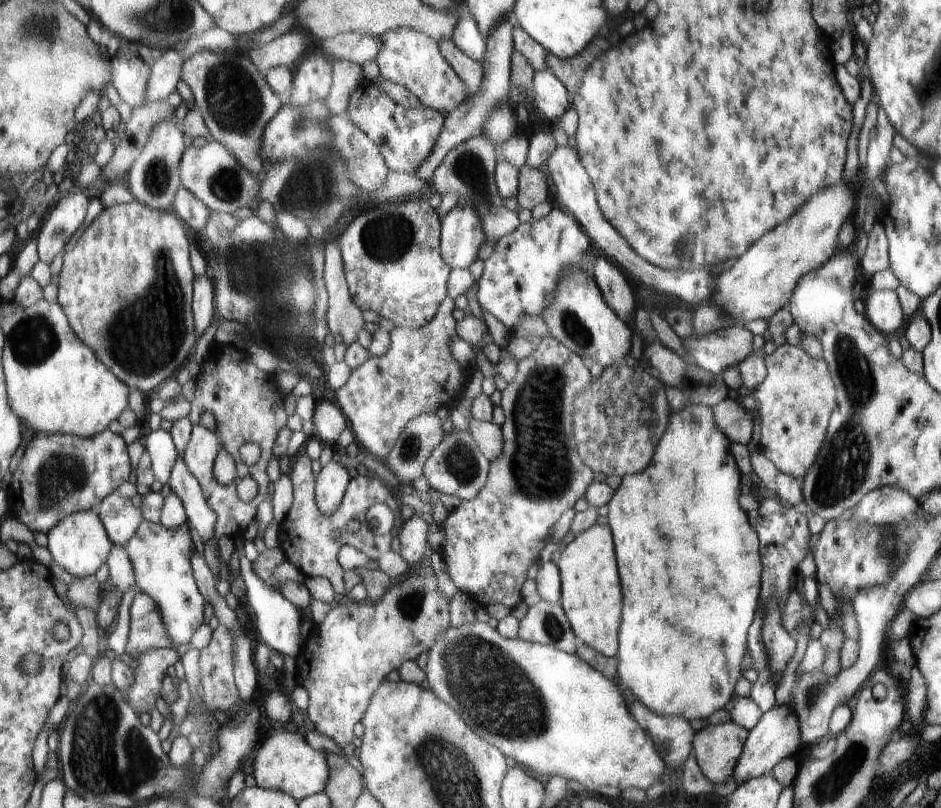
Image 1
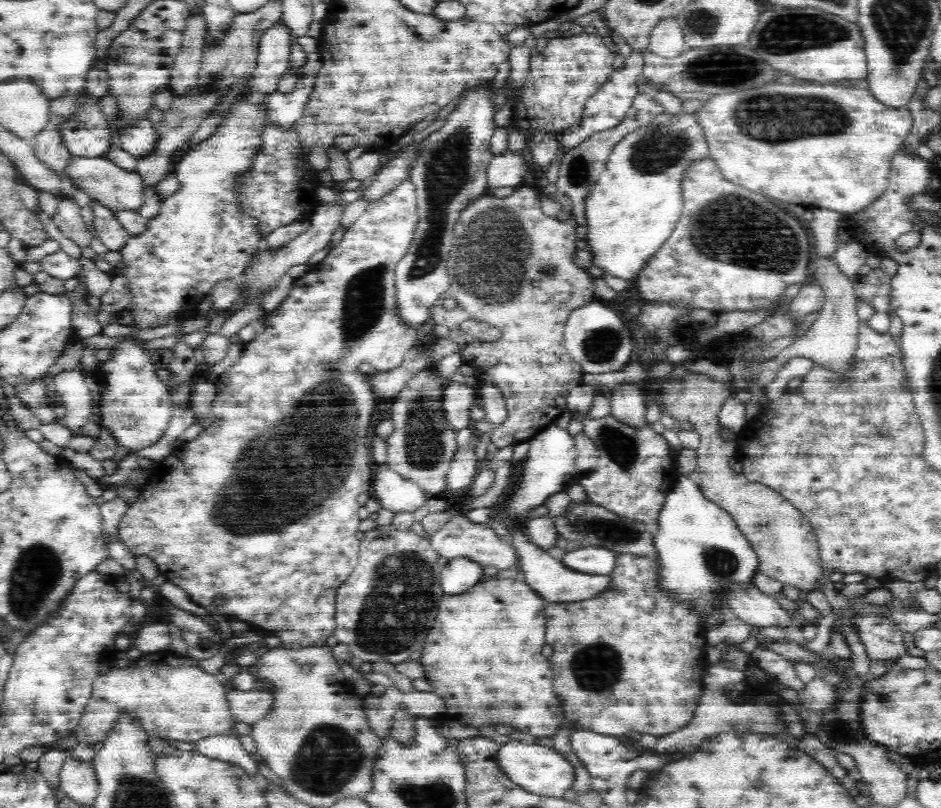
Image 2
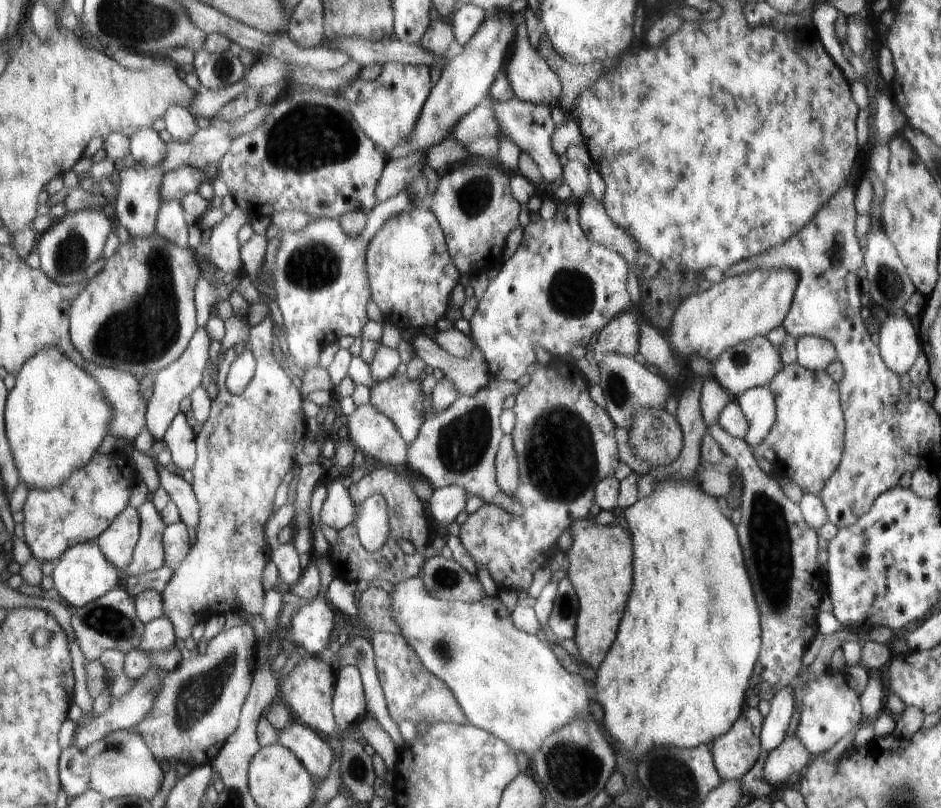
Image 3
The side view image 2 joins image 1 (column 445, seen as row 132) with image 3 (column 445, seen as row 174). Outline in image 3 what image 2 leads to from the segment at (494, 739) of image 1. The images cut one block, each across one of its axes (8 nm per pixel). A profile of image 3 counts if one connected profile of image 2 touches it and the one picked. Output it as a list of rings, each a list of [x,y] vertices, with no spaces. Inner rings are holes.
[[[411,576],[396,583],[389,597],[389,609],[400,634],[417,653],[421,663],[449,686],[469,723],[497,736],[514,752],[525,752],[531,758],[550,733],[562,728],[572,718],[590,713],[588,694],[579,674],[572,676],[566,672],[546,643],[519,629],[498,595],[486,596],[477,603],[447,601],[434,596],[419,576]]]

